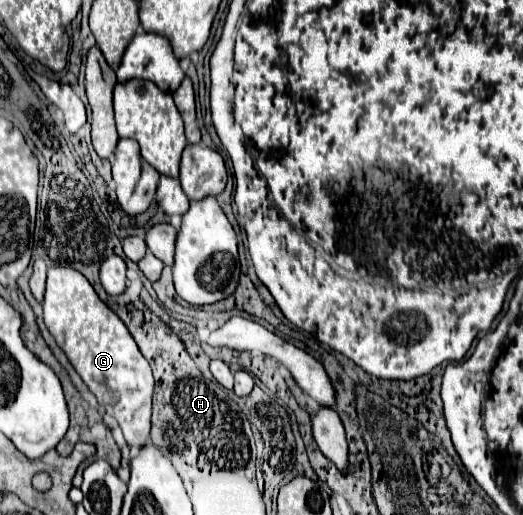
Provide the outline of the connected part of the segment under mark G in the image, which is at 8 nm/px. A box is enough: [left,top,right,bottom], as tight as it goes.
[43,266,155,448]

